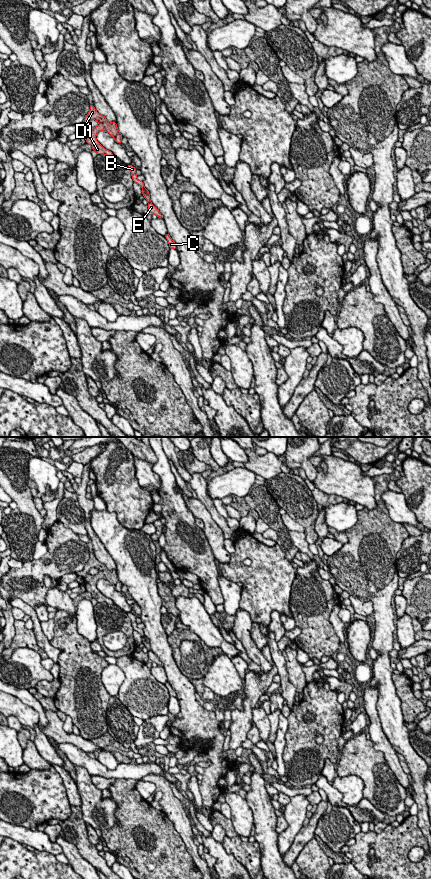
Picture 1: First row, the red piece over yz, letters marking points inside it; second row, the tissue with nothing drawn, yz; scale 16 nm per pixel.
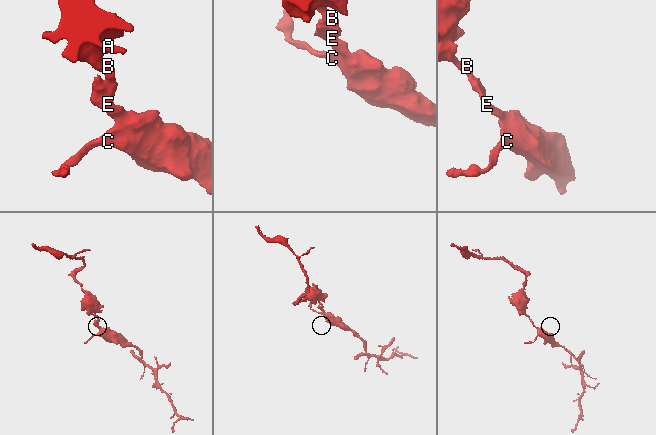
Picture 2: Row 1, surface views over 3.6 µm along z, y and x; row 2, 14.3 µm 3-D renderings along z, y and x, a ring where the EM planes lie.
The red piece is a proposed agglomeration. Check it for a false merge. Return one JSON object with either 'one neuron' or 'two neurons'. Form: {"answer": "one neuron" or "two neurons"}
{"answer": "two neurons"}

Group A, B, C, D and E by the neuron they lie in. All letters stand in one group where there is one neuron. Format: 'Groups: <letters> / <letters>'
Groups: A B D / C E

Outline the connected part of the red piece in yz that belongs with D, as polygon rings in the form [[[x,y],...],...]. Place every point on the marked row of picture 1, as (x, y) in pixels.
[[[90,104],[90,110],[86,115],[82,123],[76,124],[77,128],[81,128],[84,131],[84,138],[92,149],[97,154],[105,154],[107,156],[114,156],[109,150],[106,150],[96,139],[96,135],[99,131],[105,131],[109,133],[114,140],[121,144],[122,134],[118,131],[116,122],[109,122],[105,116],[98,113],[94,105]]]

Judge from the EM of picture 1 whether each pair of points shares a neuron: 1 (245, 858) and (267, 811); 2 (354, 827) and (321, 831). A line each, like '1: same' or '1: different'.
1: different
2: same

